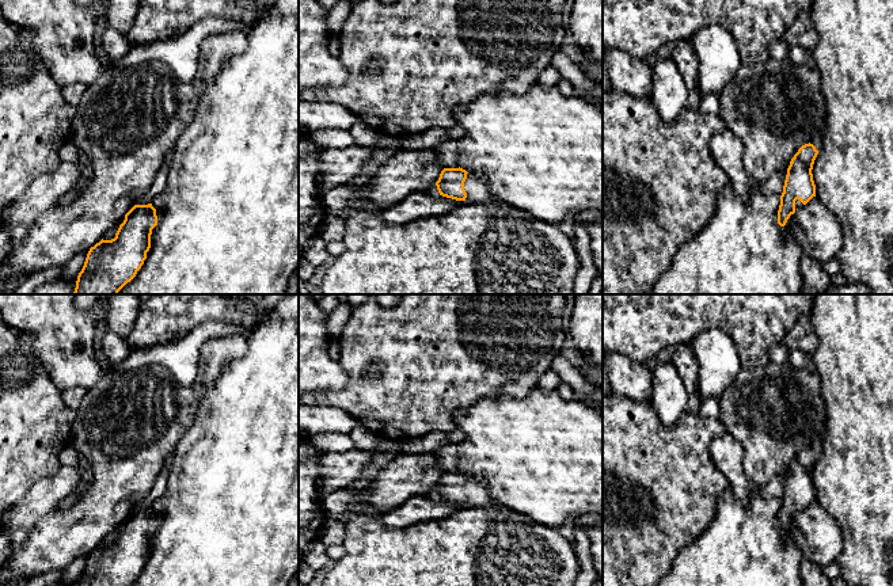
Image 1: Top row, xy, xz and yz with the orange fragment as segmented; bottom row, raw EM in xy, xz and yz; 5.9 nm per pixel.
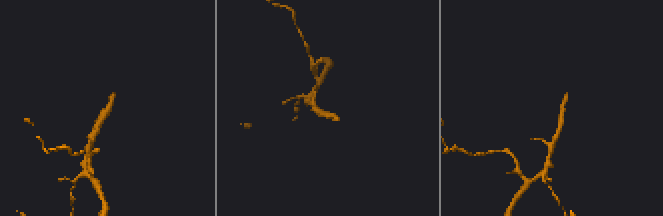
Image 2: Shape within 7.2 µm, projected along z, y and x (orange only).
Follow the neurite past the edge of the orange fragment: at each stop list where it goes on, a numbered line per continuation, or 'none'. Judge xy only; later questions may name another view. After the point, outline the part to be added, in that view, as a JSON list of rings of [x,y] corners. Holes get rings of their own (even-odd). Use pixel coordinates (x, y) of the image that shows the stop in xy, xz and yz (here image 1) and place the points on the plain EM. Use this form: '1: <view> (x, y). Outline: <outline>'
none

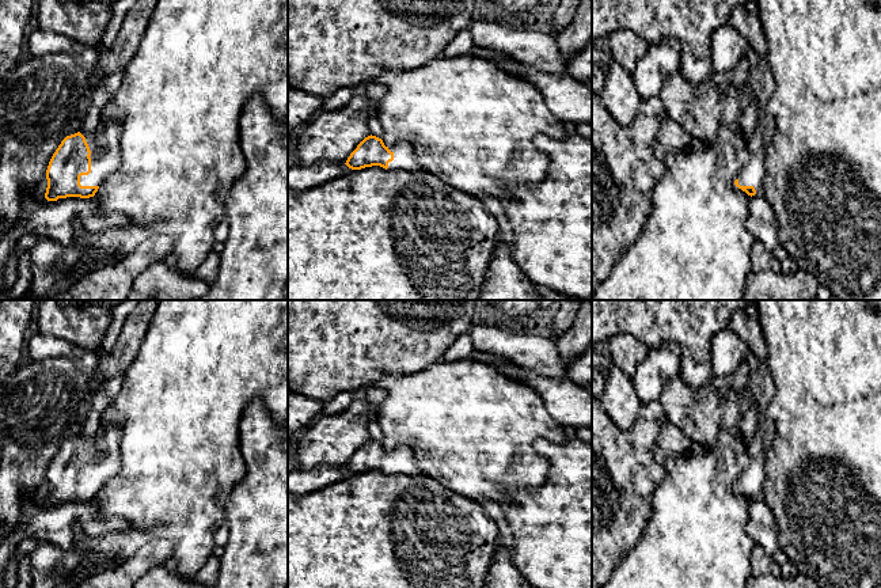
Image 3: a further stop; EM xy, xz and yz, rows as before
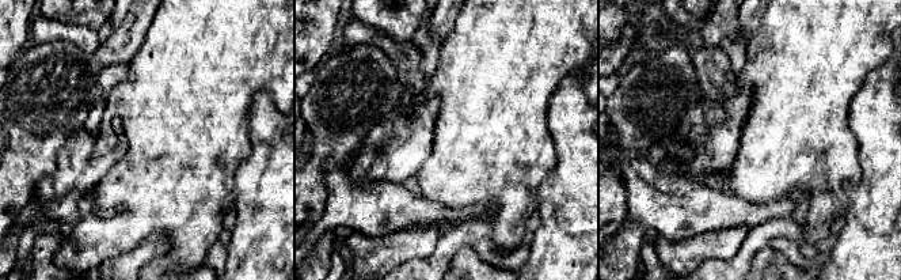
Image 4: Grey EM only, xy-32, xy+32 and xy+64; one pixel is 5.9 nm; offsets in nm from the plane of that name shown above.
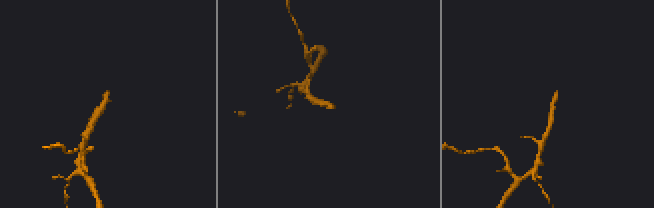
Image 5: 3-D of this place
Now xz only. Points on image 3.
1: xz (405, 462). Outline: [[[398,447],[388,454],[394,458],[394,464],[388,467],[390,474],[422,474],[413,451],[407,447]]]

